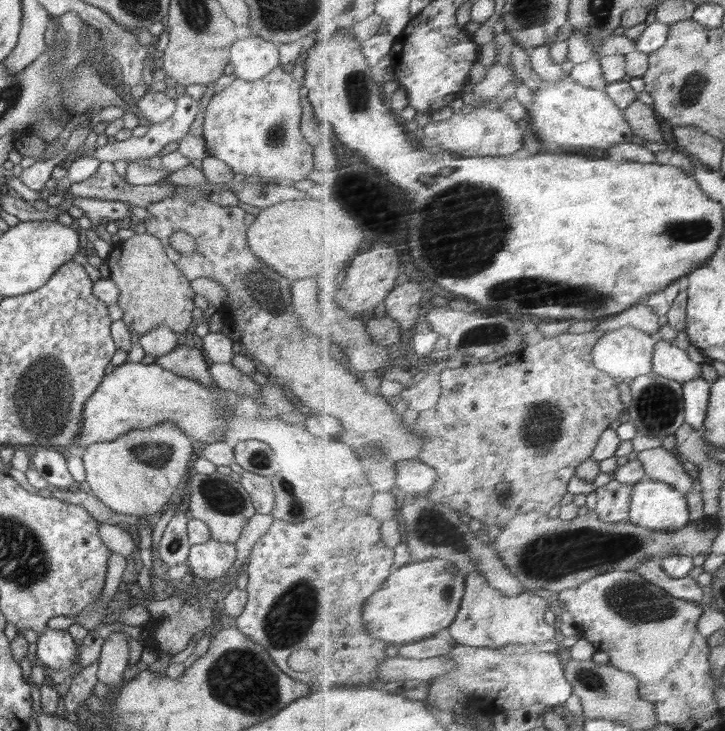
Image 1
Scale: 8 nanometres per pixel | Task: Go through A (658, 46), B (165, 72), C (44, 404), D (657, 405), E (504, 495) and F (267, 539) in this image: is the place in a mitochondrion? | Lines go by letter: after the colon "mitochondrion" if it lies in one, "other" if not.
A: other
B: other
C: mitochondrion
D: mitochondrion
E: other
F: other

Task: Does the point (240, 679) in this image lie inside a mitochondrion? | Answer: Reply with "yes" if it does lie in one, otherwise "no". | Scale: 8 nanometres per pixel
yes

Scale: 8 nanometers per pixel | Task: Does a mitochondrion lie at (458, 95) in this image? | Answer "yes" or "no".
no

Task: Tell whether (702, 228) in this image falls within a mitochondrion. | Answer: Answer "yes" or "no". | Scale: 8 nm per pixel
yes

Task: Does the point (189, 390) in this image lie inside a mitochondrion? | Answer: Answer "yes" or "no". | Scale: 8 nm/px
no

